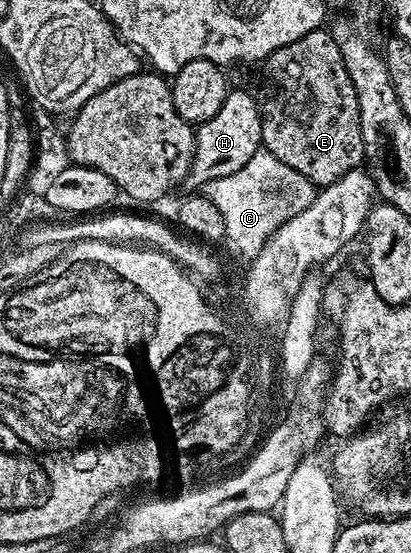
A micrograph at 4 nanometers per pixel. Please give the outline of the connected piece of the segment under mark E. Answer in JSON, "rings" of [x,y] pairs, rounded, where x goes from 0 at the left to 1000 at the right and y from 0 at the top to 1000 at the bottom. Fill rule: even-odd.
{"rings":[[[800,52],[710,72],[647,103],[635,119],[637,172],[623,179],[637,212],[637,264],[662,282],[774,340],[808,333],[883,291],[886,266],[866,253],[854,222],[842,222],[842,199],[866,192],[861,154]]]}

